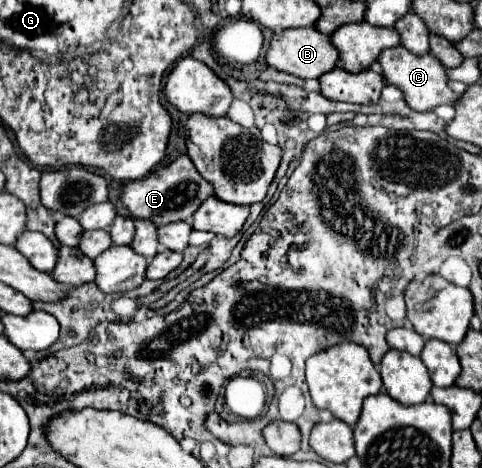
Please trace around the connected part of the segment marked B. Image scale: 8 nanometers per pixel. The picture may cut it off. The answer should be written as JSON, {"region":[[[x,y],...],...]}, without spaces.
{"region":[[[289,28],[289,30],[275,30],[269,42],[269,50],[265,54],[265,62],[271,68],[293,74],[297,78],[319,78],[321,74],[337,66],[339,56],[331,44],[331,38],[317,32],[315,28]]]}

